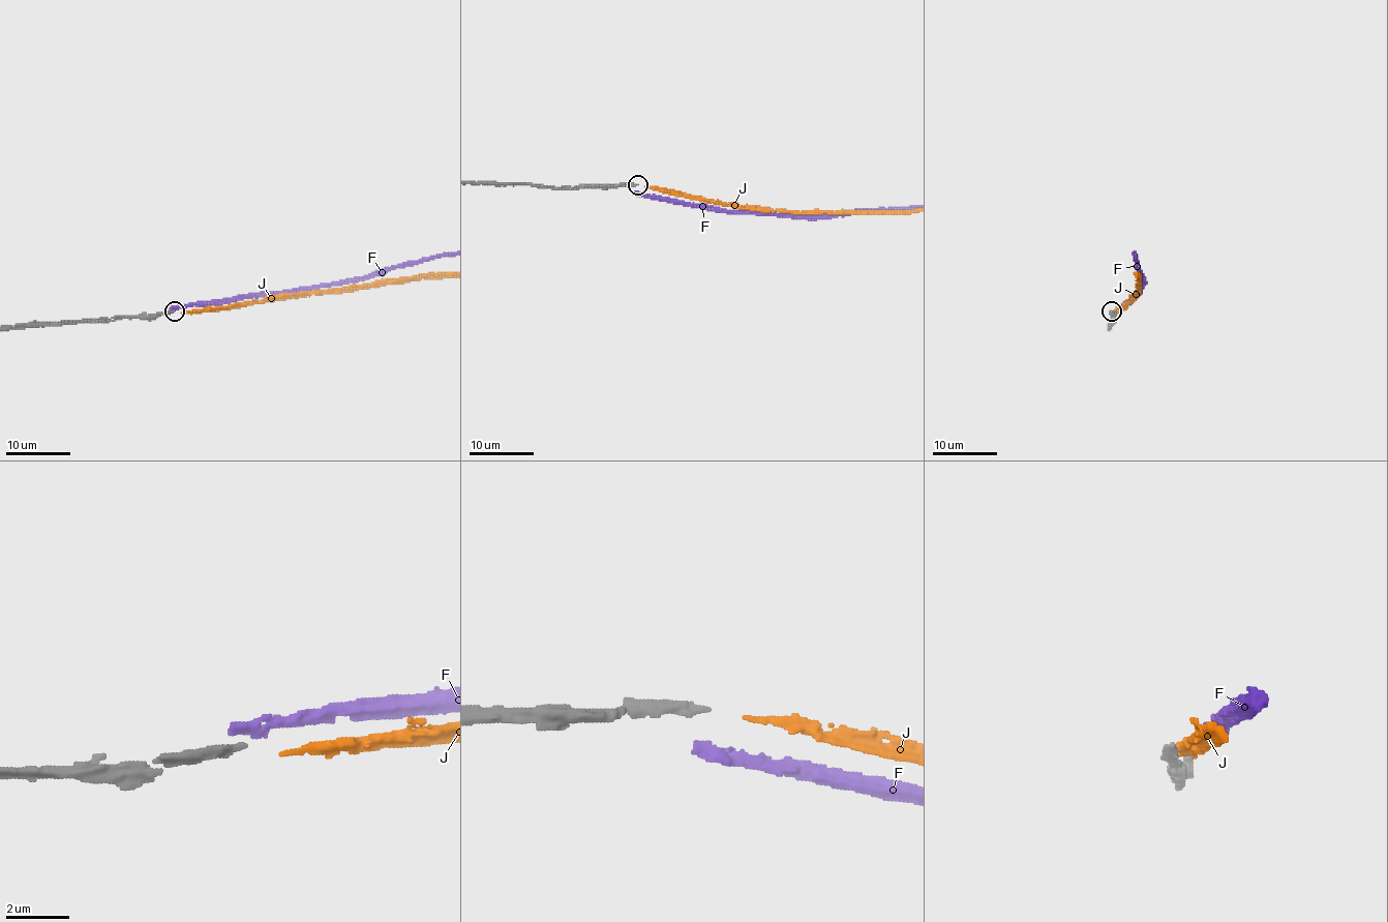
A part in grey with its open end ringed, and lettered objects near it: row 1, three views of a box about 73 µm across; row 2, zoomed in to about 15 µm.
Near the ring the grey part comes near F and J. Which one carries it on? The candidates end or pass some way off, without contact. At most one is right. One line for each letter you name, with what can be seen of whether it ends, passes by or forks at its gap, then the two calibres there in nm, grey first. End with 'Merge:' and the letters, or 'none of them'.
Merge: none of them

